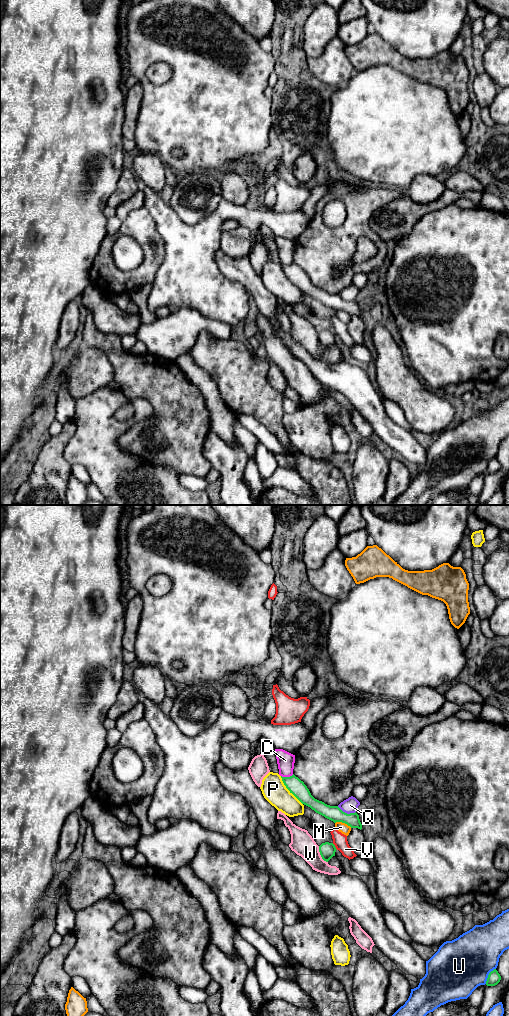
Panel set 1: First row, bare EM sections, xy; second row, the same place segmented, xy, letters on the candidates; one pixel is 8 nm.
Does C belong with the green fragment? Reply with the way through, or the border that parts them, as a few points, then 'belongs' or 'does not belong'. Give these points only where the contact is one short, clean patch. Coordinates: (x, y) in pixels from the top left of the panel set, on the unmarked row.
border along xy (293, 262), (281, 264); does not belong

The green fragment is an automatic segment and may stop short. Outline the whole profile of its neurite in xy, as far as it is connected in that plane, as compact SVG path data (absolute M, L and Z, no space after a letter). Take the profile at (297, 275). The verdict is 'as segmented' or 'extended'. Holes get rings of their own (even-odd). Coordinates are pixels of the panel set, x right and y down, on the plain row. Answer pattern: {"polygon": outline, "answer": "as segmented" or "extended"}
{"polygon": "M294 262L290 265L282 265L282 269L286 276L292 281L302 292L310 295L316 301L325 306L336 310L342 310L351 316L362 317L362 312L359 303L355 301L347 302L343 300L338 294L330 294L322 289L315 287L307 274Z", "answer": "as segmented"}

